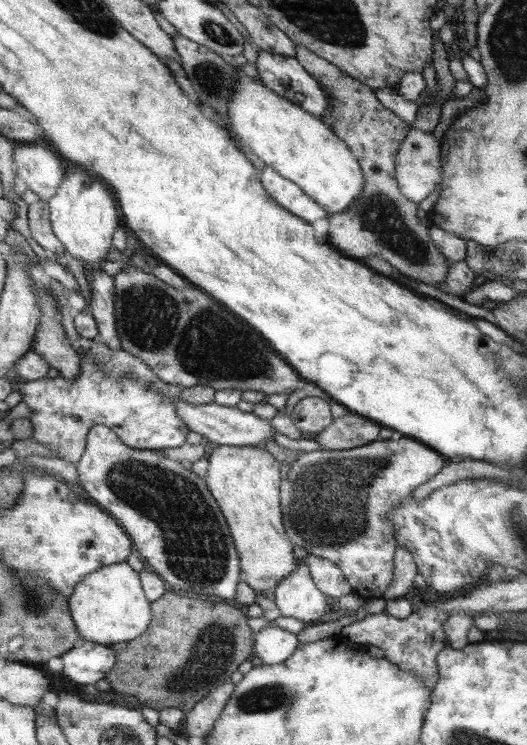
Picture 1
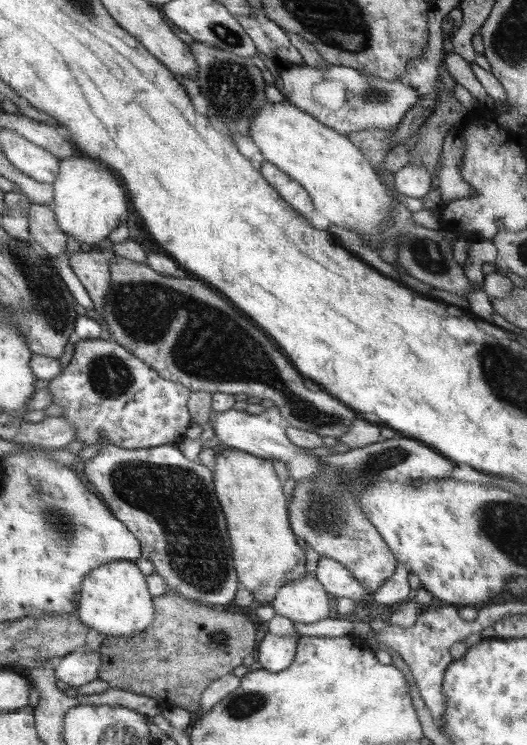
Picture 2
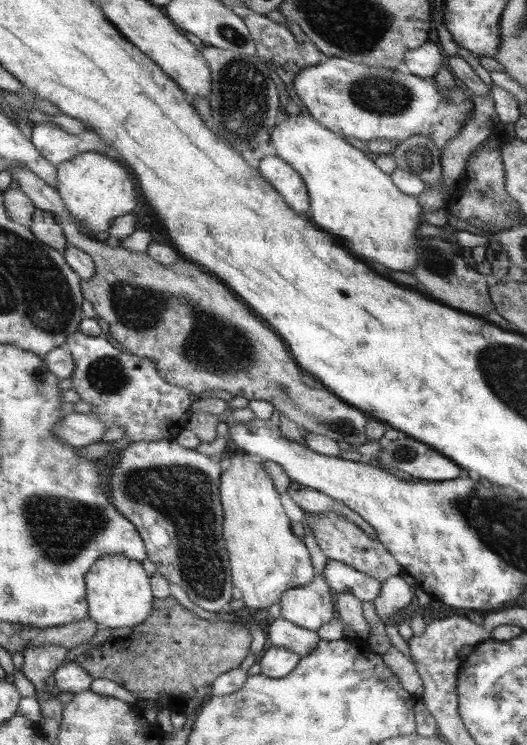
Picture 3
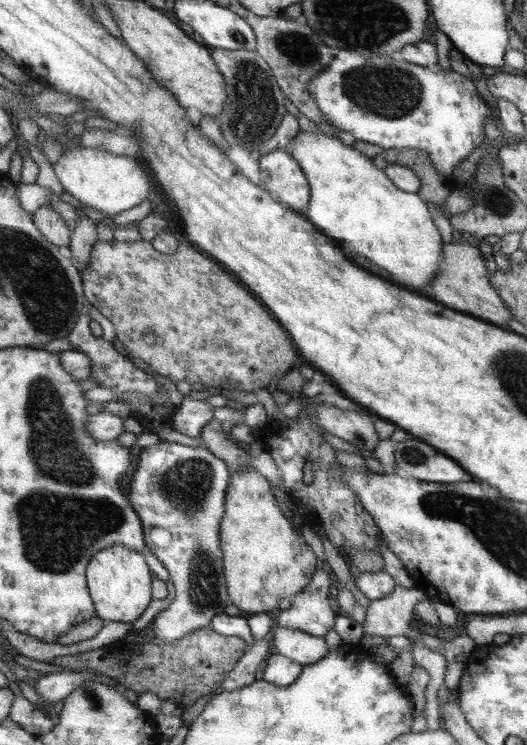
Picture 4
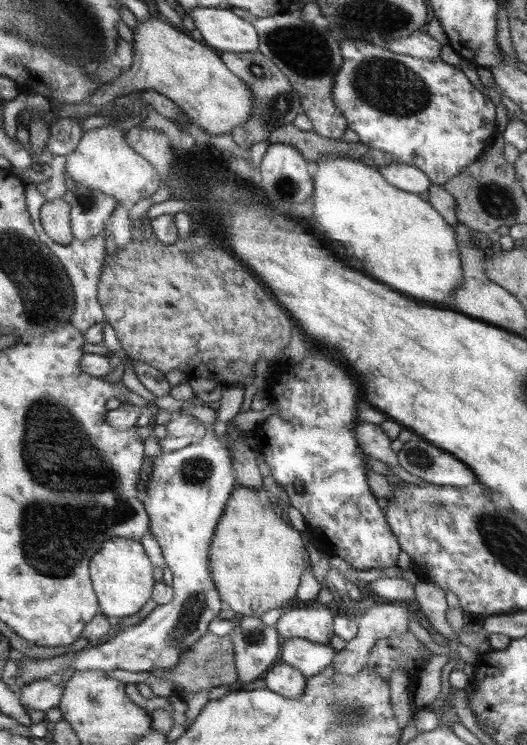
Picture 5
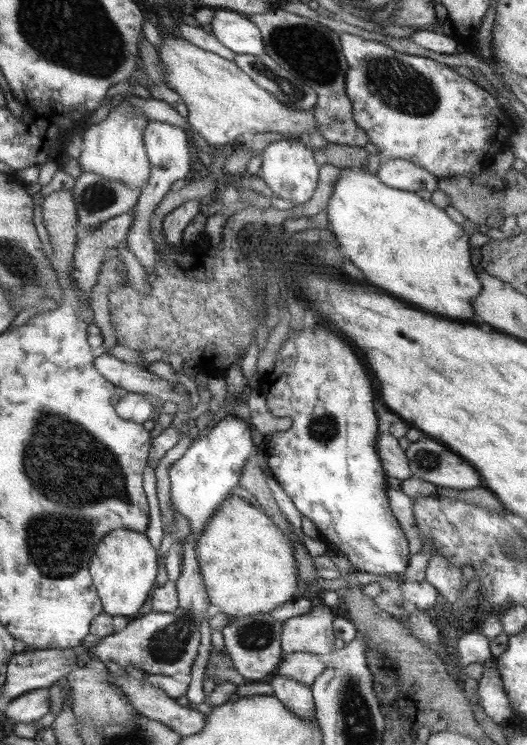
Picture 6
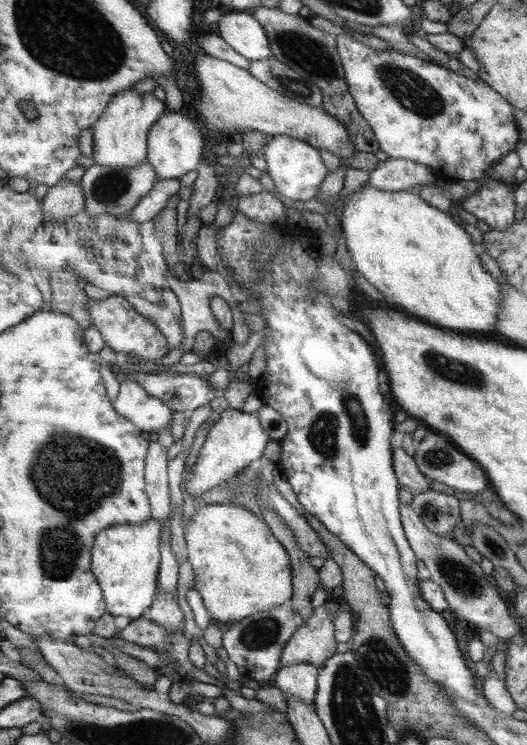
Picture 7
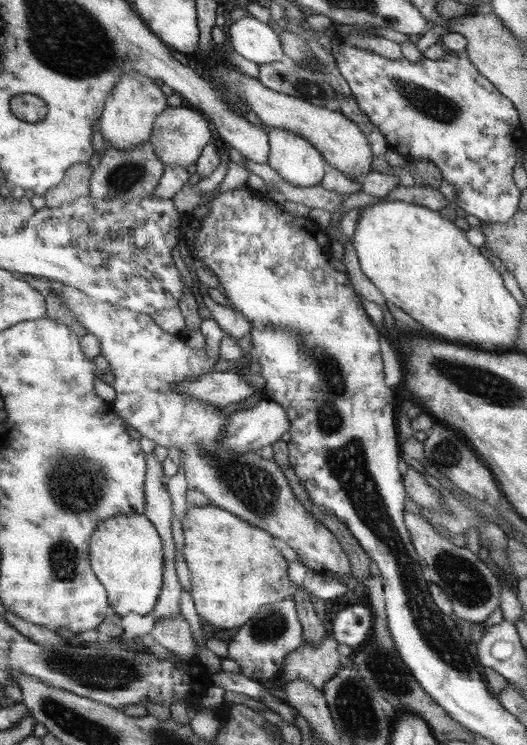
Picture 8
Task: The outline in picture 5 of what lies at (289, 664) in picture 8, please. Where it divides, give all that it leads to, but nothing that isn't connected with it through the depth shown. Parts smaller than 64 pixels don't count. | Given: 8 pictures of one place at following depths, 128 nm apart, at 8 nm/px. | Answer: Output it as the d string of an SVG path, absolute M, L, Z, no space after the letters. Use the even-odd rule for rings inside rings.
M313 601L286 609L274 627L283 640L302 638L325 646L329 646L336 635L336 632L332 632L332 612Z

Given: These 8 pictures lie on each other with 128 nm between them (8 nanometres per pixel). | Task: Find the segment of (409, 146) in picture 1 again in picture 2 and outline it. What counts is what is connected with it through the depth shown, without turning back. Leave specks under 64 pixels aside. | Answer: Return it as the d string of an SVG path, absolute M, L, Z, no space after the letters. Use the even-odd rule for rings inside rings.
M406 164L393 173L394 186L398 193L410 198L426 199L435 187L435 178L422 164Z

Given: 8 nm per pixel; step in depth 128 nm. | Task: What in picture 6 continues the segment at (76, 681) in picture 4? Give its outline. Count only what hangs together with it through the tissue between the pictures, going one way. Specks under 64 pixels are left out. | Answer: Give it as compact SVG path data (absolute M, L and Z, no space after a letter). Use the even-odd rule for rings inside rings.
M40 688L11 700L4 716L12 724L31 724L50 712L51 700L48 688Z

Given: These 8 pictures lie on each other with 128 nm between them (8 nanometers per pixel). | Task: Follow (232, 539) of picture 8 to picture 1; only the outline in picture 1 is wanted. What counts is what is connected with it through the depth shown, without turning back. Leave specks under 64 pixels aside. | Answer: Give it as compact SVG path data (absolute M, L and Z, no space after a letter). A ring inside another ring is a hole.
M218 445L208 458L208 471L205 483L209 485L221 511L228 521L229 531L241 558L241 572L243 582L251 586L254 591L273 595L275 588L292 571L296 571L296 556L292 552L294 543L286 535L284 509L281 507L280 466L276 458L264 450L264 446L226 446Z

